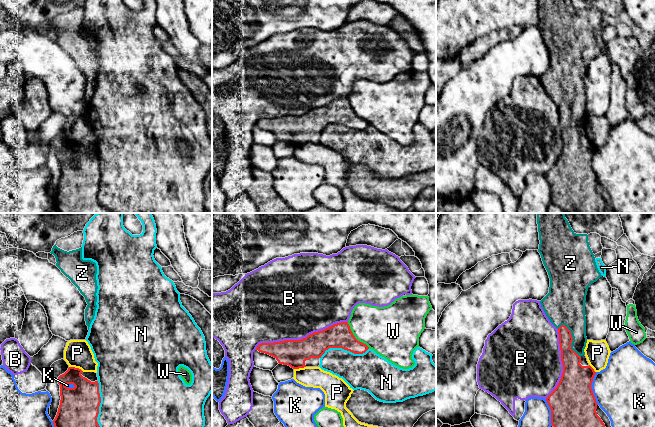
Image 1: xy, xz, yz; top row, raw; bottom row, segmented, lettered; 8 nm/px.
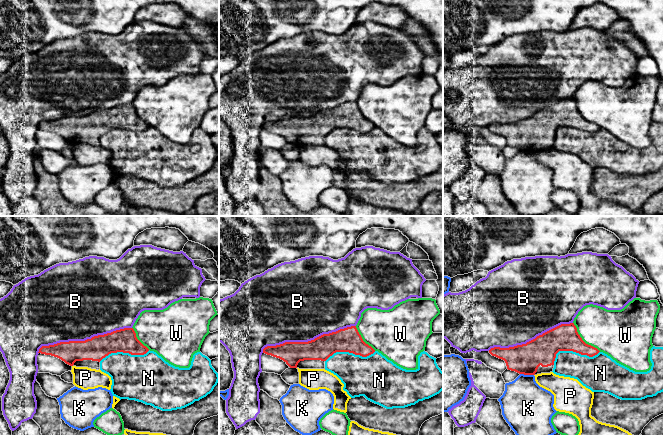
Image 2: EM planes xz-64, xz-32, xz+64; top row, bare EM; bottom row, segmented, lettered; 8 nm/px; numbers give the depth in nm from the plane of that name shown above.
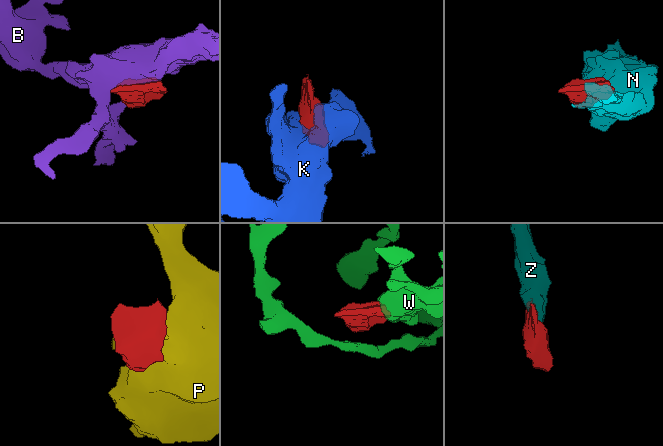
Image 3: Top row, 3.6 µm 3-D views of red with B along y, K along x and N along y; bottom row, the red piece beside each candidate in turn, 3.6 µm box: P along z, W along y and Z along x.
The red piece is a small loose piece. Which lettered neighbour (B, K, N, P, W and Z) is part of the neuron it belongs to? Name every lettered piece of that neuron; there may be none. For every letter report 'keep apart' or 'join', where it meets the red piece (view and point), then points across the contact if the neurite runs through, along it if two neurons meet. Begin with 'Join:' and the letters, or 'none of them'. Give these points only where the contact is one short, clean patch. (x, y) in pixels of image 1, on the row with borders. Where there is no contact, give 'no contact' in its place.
Join: Z
B: keep apart | xz (301, 339)
K: keep apart | yz (591, 388)
N: keep apart | xz (343, 348)
P: keep apart | xy (76, 368) | along xy (69, 366), (80, 368), (83, 371)
W: keep apart | xz (354, 337)
Z: join | yz (572, 340)

